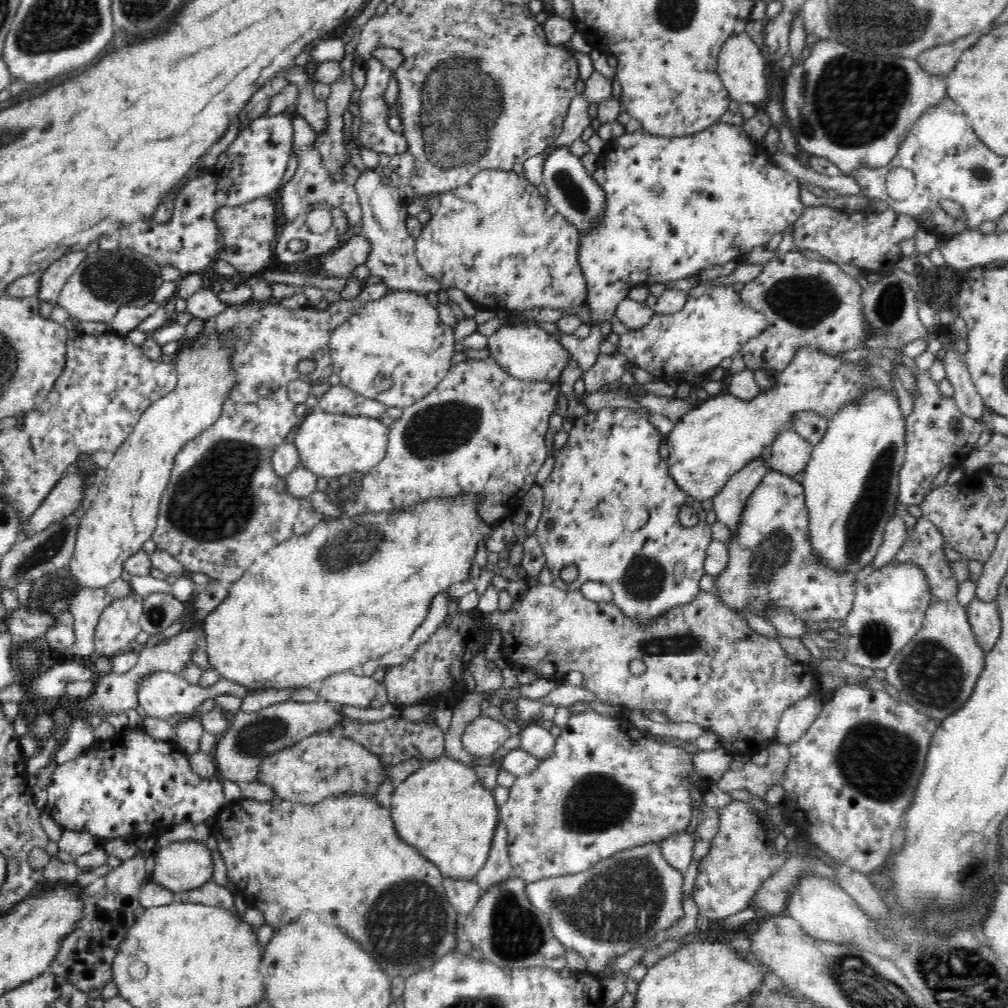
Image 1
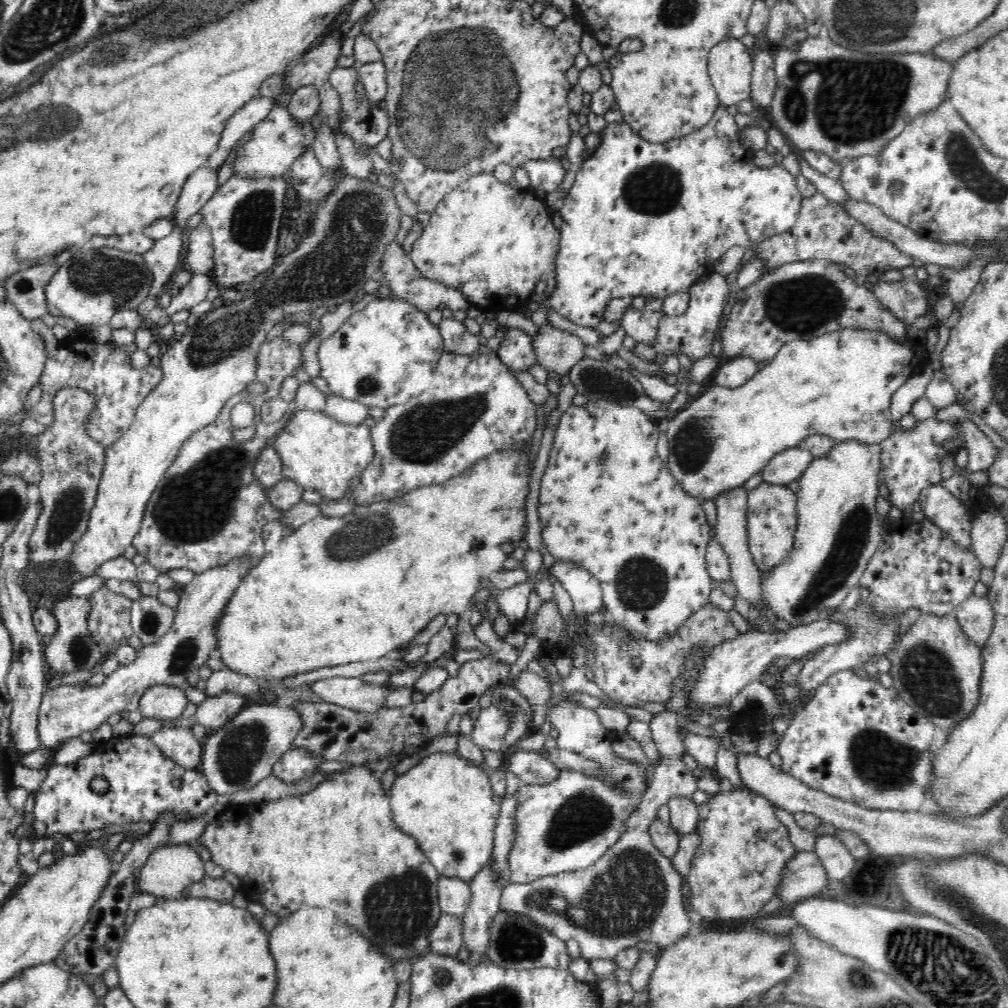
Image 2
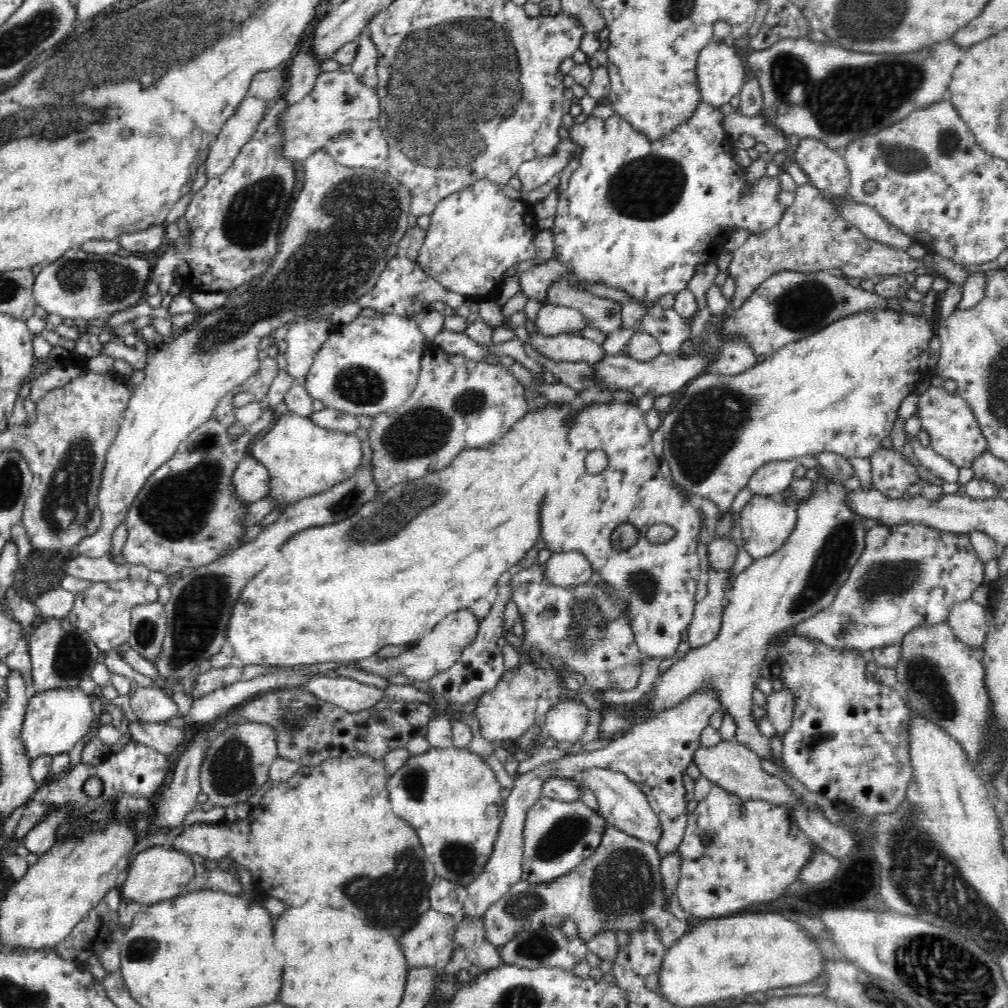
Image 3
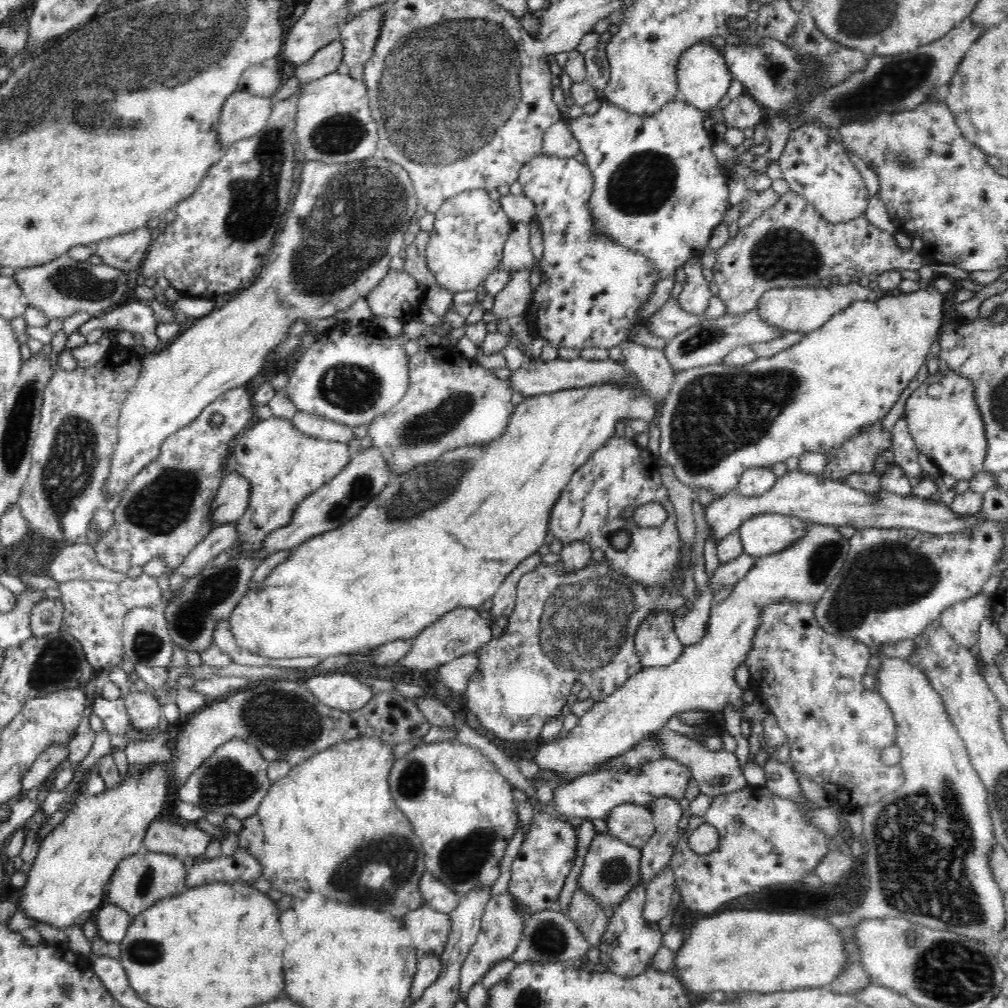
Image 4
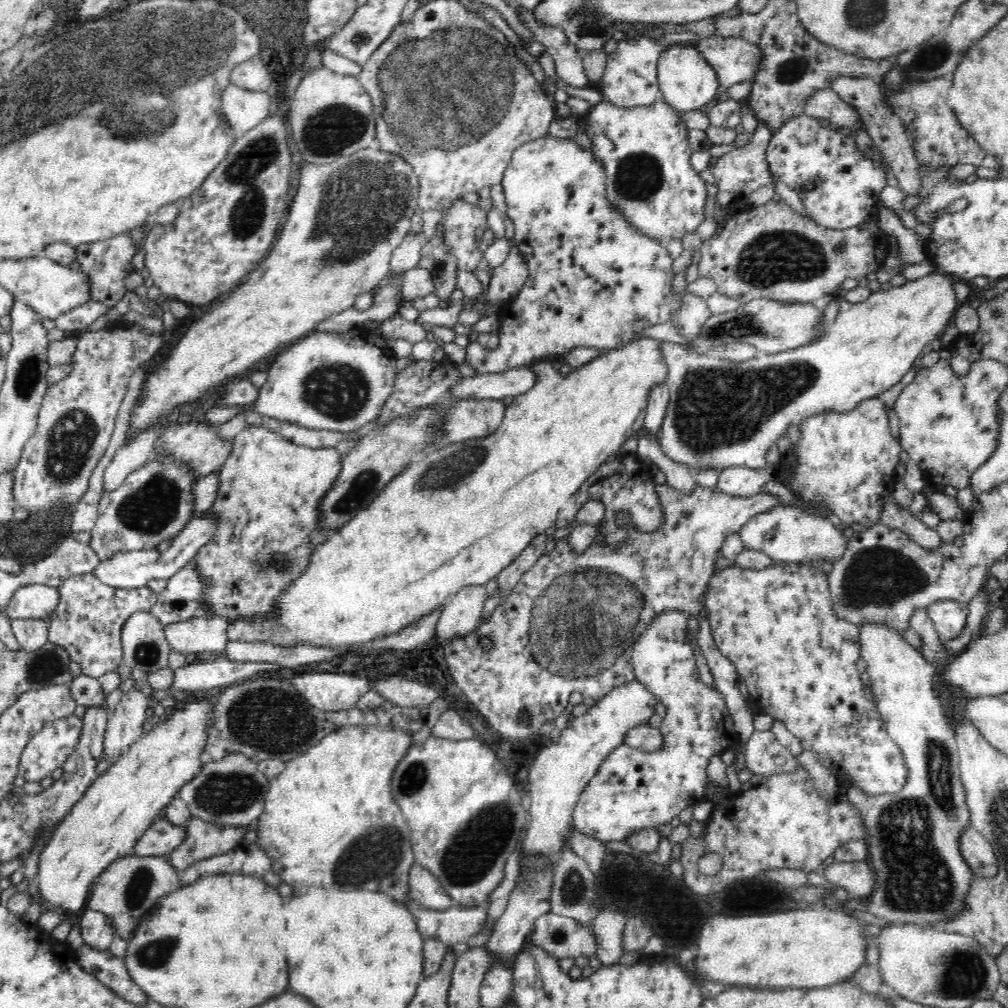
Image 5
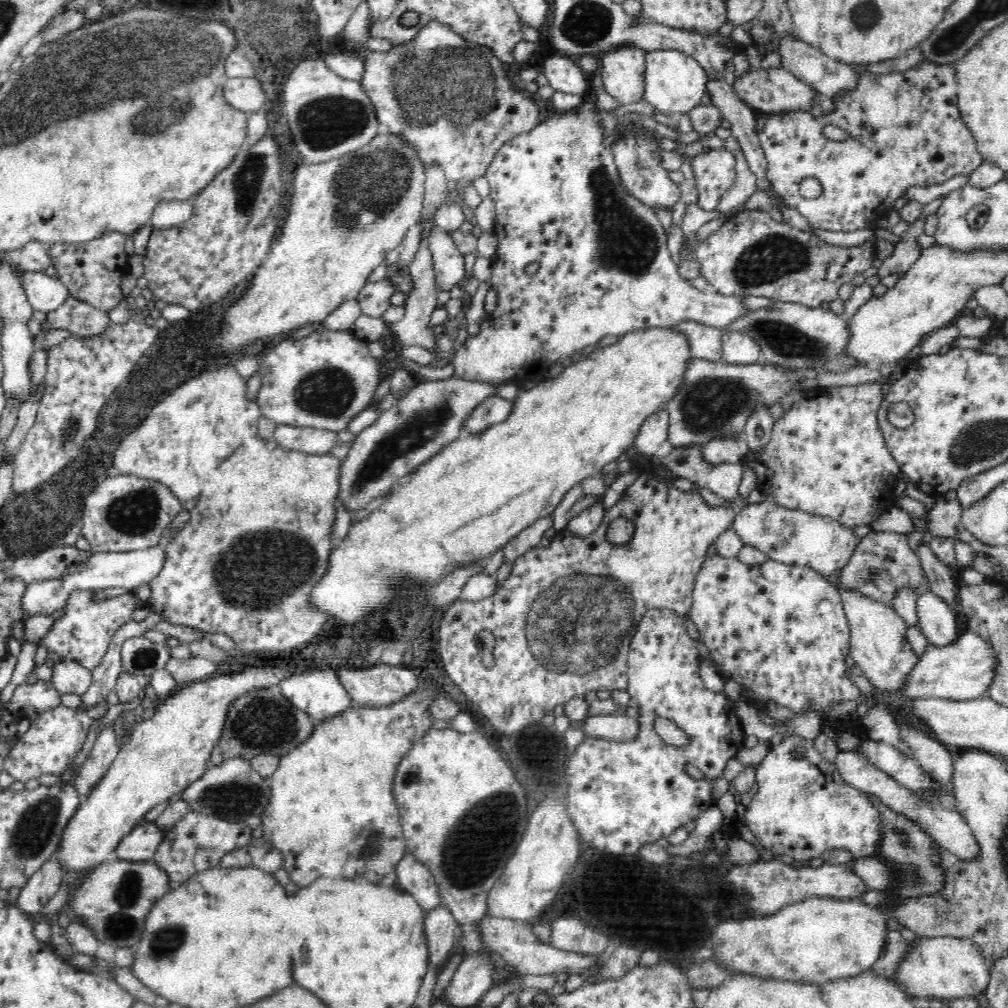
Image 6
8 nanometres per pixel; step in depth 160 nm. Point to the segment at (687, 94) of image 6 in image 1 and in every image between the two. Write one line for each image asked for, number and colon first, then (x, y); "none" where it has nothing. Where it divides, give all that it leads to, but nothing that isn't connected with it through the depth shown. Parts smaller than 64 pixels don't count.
1: (741, 64)
2: (729, 64)
3: (719, 72)
4: (702, 78)
5: (687, 82)

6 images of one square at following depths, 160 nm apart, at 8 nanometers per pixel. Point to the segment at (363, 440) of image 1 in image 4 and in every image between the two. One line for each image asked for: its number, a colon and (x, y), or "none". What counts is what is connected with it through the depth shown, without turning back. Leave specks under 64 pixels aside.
2: (318, 453)
3: (302, 459)
4: (283, 467)

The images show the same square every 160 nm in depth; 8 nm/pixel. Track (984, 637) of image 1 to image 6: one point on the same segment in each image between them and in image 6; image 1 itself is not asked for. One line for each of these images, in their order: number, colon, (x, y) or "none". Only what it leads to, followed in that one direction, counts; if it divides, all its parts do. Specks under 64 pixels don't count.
2: (976, 616)
3: (968, 620)
4: (962, 620)
5: (949, 617)
6: (936, 619)

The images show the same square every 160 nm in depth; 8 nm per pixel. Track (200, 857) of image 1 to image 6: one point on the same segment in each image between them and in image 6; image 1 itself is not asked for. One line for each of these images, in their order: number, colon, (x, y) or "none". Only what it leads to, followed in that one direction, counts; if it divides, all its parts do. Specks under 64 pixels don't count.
2: (167, 871)
3: (157, 874)
4: (138, 881)
5: (130, 886)
6: (113, 899)

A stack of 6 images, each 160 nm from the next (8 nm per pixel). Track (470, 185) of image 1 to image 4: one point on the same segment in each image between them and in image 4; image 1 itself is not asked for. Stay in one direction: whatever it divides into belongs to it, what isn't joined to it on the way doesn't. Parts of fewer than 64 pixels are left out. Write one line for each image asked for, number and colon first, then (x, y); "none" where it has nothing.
2: (492, 242)
3: (477, 236)
4: (470, 229)

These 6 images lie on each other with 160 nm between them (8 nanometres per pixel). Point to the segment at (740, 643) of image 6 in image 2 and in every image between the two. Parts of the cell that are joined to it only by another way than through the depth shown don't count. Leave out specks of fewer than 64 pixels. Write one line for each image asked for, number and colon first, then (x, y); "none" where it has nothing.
2: (856, 740)
3: (848, 739)
4: (836, 729)
5: (778, 626)

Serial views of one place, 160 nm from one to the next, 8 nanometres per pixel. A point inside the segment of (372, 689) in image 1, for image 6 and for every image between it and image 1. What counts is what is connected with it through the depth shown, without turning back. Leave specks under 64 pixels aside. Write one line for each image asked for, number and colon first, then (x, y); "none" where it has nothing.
2: (353, 693)
3: (349, 694)
4: (344, 692)
5: (328, 691)
6: (320, 694)

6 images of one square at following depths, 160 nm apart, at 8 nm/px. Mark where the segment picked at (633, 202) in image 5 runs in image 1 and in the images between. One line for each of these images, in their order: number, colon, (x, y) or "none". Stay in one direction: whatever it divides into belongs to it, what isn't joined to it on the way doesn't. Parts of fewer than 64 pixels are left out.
1: (676, 205)
2: (645, 219)
3: (641, 214)
4: (658, 190)

